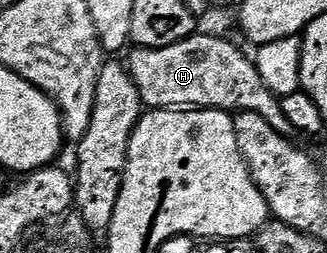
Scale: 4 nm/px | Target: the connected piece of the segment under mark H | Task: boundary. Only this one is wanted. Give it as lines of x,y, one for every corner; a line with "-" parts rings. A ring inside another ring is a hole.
197,33
166,47
133,48
126,66
138,85
141,104
151,110
201,109
257,113
276,133
293,138
295,131
282,112
279,96
267,89
255,62
232,42

